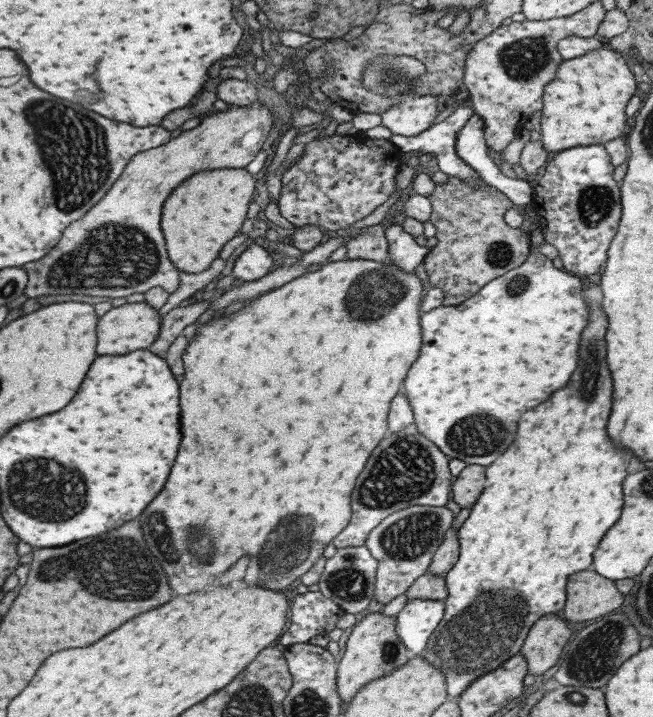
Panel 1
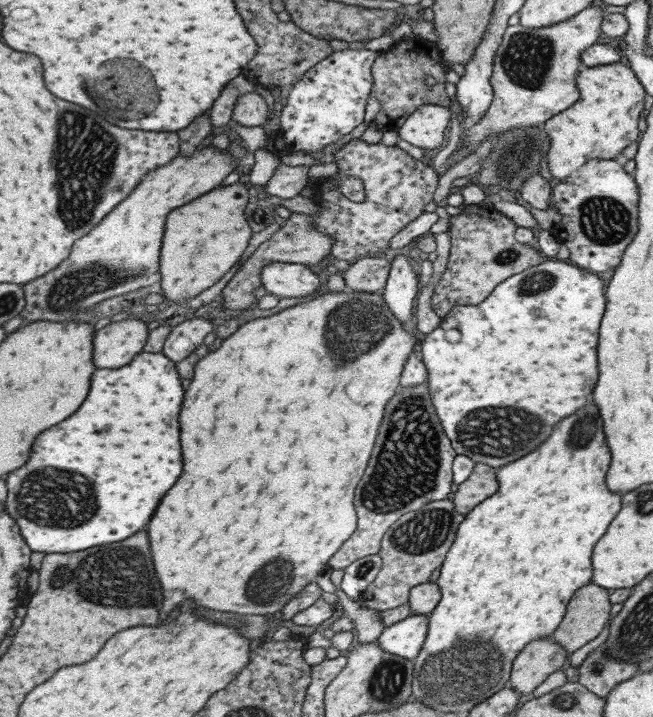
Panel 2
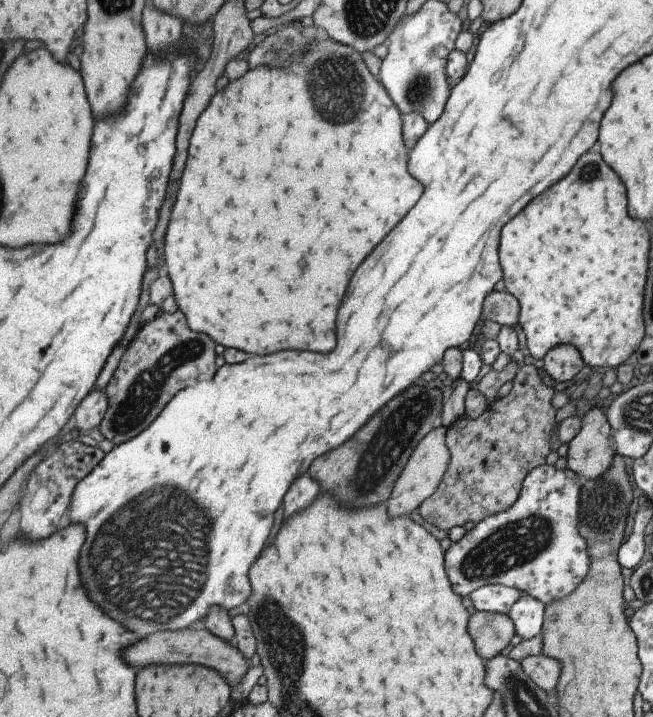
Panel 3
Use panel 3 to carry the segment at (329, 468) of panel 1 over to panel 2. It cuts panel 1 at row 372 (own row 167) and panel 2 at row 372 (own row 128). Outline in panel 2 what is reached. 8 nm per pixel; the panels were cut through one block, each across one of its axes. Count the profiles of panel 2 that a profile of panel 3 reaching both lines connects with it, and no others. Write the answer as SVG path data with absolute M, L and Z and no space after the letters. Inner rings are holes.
M350 289L338 292L327 290L326 294L320 294L313 300L287 307L271 316L247 321L239 326L234 334L225 338L216 350L206 353L206 358L200 358L200 362L194 368L192 384L184 394L180 412L184 472L176 482L176 486L170 488L170 492L162 498L148 524L154 568L158 572L164 592L164 608L160 610L160 616L166 618L168 612L172 612L182 600L188 598L196 600L196 604L200 606L220 612L238 612L246 615L273 614L278 610L281 611L305 586L315 581L316 577L328 568L328 561L356 530L357 514L352 504L354 488L358 486L368 466L370 452L378 436L378 426L384 416L384 408L388 400L394 396L394 390L400 386L398 382L402 370L416 344L414 335L404 327L393 315L383 295L379 293ZM348 352L354 358L344 358L344 354ZM230 604L244 604L244 606L230 606Z

